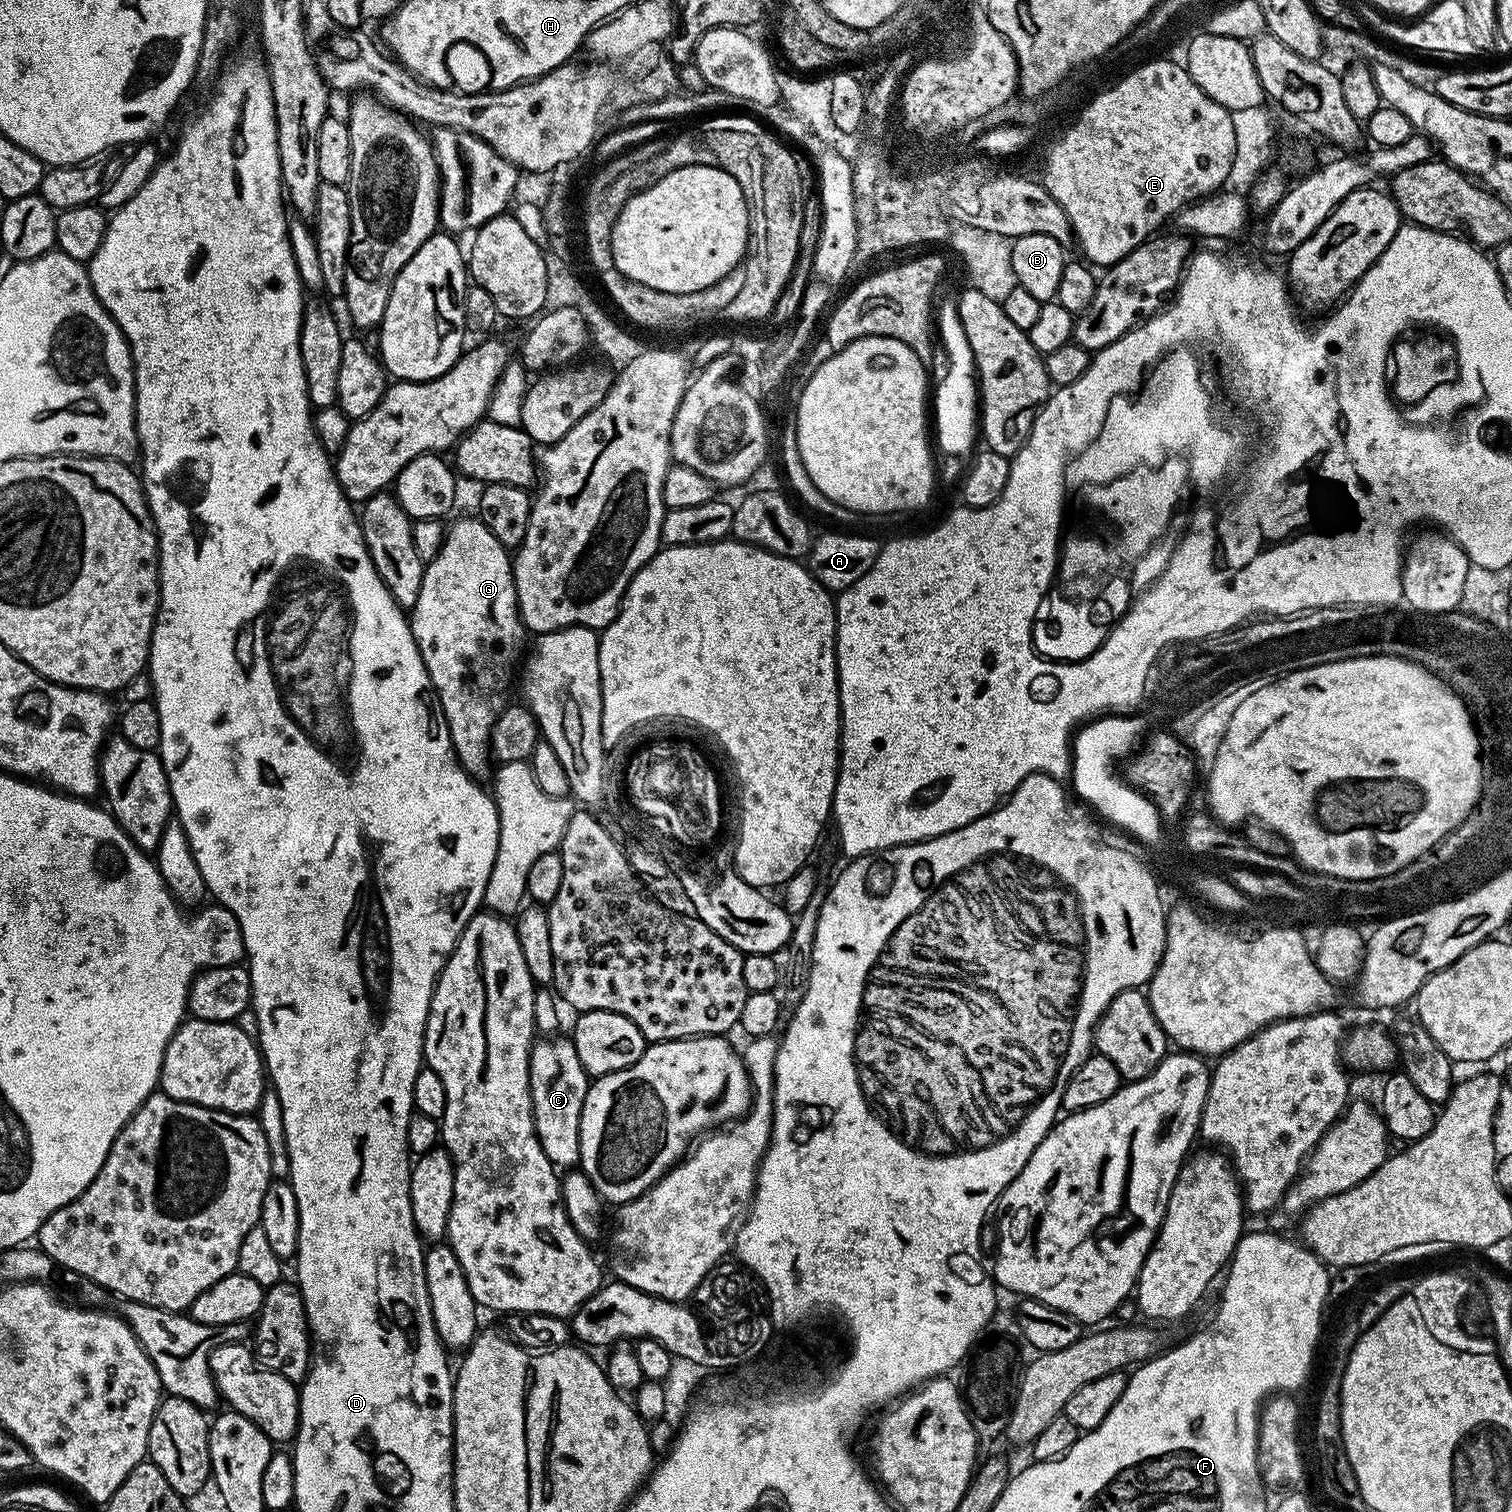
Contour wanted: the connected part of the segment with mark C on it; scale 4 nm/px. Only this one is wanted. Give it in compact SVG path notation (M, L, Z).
M540 1038L532 1045L530 1054L530 1098L536 1136L540 1139L546 1158L560 1170L580 1163L580 1119L586 1102L590 1077L578 1058L571 1039Z

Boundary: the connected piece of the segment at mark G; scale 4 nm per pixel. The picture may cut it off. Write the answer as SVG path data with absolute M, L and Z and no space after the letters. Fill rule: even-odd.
M479 518L456 520L452 525L449 523L444 533L443 546L438 550L438 554L433 560L427 561L424 577L422 578L422 586L418 590L418 602L410 609L410 623L412 625L412 633L414 634L414 642L422 654L422 662L426 666L428 676L432 680L432 690L436 693L440 711L444 713L444 721L448 723L452 745L456 748L460 765L474 778L481 778L480 776L484 776L488 772L490 733L494 722L506 707L504 695L507 694L508 683L512 680L512 667L515 666L516 659L518 659L517 664L521 659L520 647L524 644L524 636L526 637L524 623L520 620L520 608L516 605L516 583L512 573L512 562L513 557L510 555L509 549L504 548L502 542L498 542L498 538L494 538L494 534L490 534L488 527Z

